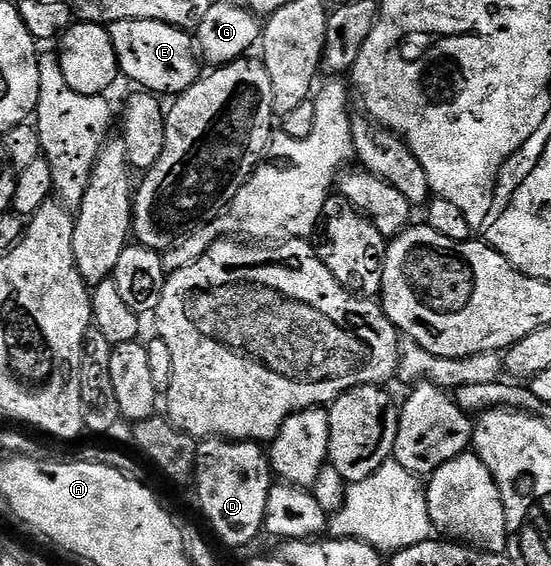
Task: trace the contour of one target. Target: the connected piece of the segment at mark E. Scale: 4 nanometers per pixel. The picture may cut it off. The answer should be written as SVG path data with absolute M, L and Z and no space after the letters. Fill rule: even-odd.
M119 20L112 22L107 29L115 44L118 71L124 77L126 74L131 81L138 82L141 85L138 87L148 93L176 96L191 88L202 77L202 63L195 49L194 35L190 31L163 24L159 20Z

